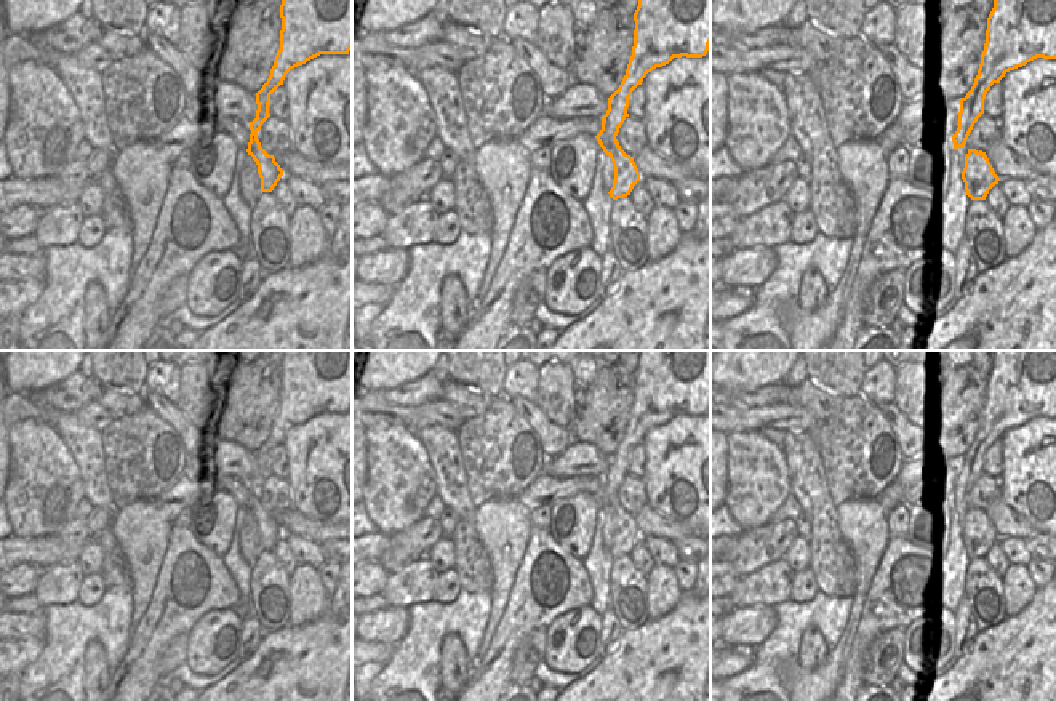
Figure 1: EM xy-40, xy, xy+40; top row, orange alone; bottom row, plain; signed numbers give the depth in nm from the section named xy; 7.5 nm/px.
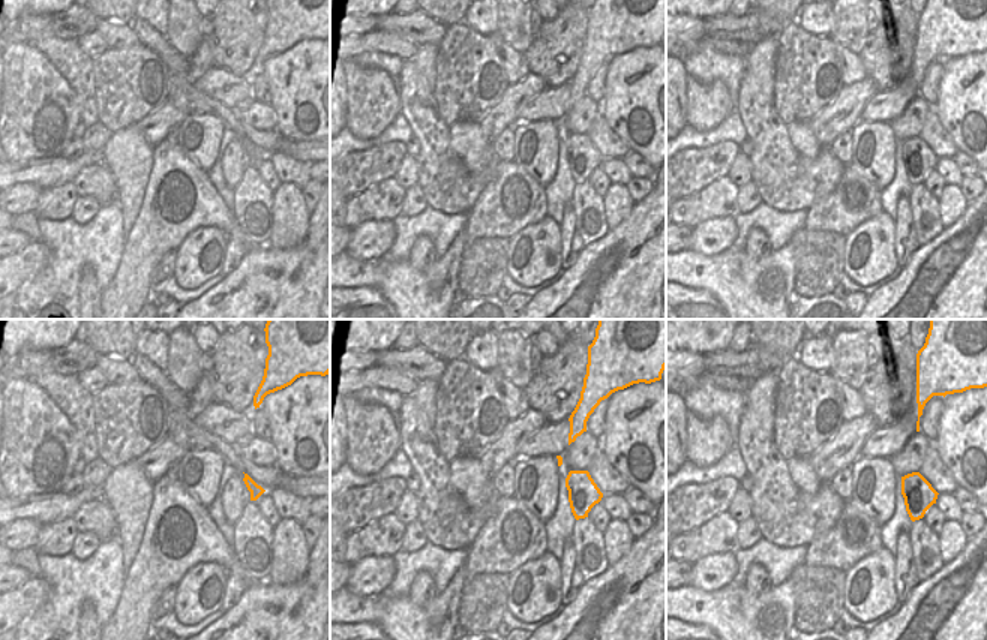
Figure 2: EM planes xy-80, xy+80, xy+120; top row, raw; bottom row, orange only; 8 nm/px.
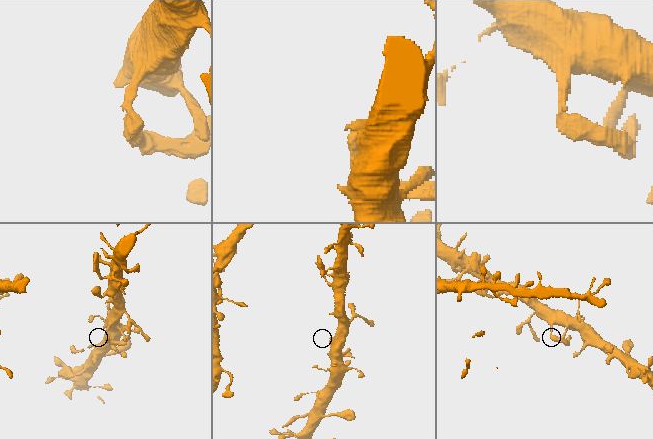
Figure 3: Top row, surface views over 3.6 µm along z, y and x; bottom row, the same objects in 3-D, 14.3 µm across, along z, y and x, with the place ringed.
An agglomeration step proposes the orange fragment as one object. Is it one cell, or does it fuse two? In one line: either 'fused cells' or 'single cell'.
fused cells

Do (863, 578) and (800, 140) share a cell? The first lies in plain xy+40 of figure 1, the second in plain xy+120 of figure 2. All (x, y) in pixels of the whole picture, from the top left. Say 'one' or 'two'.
one

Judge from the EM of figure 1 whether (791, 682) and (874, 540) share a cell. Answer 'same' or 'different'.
same

